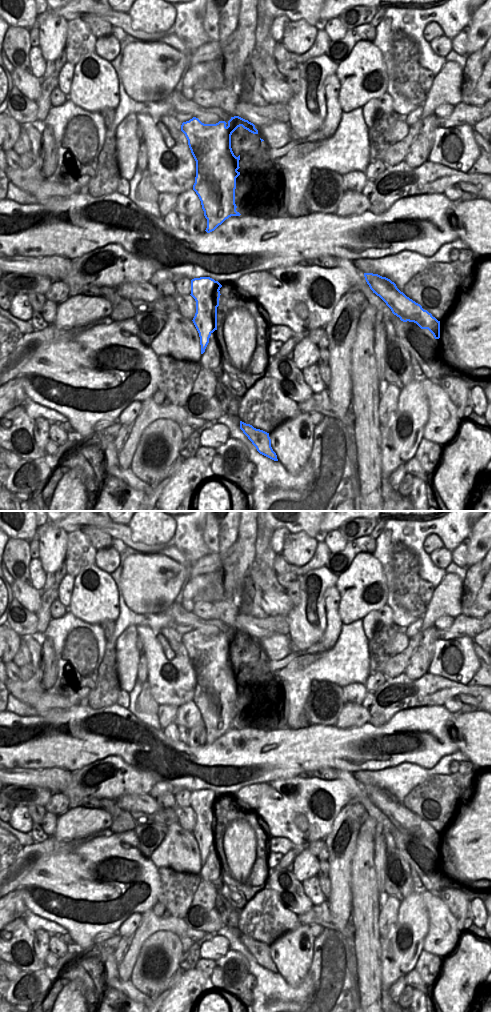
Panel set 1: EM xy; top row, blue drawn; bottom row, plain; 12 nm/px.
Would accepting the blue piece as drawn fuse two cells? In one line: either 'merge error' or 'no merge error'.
merge error

